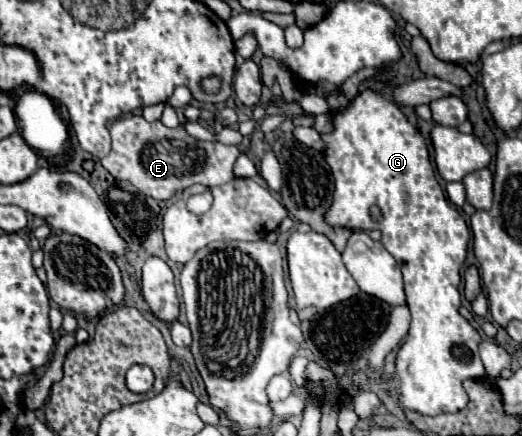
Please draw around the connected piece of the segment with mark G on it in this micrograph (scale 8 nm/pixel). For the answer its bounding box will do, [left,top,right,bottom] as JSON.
[322,91,484,415]

